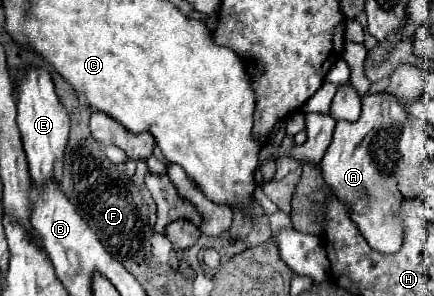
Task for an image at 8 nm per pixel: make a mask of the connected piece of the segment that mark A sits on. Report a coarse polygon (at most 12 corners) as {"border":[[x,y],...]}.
{"border":[[390,93],[336,121],[320,161],[368,245],[402,245],[412,127]]}

